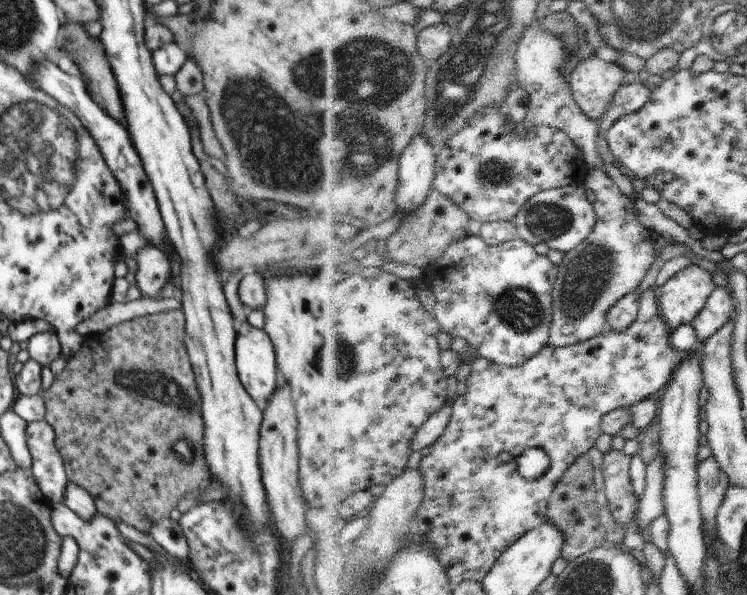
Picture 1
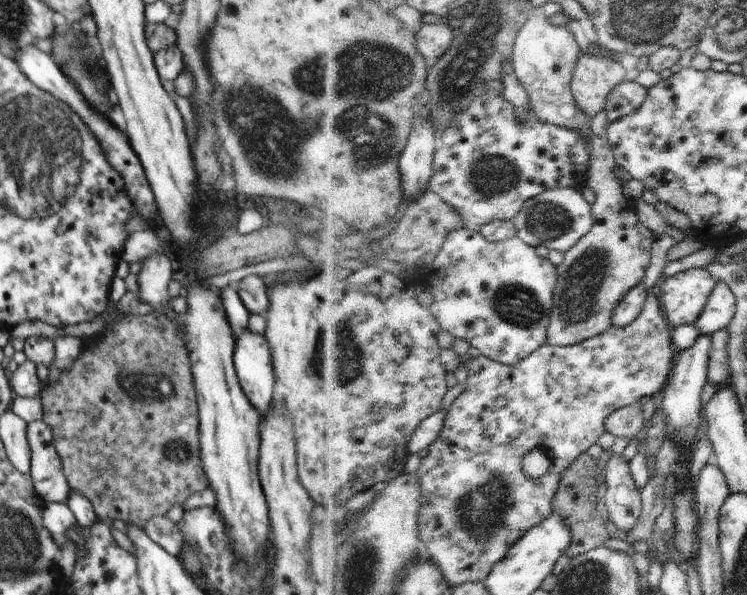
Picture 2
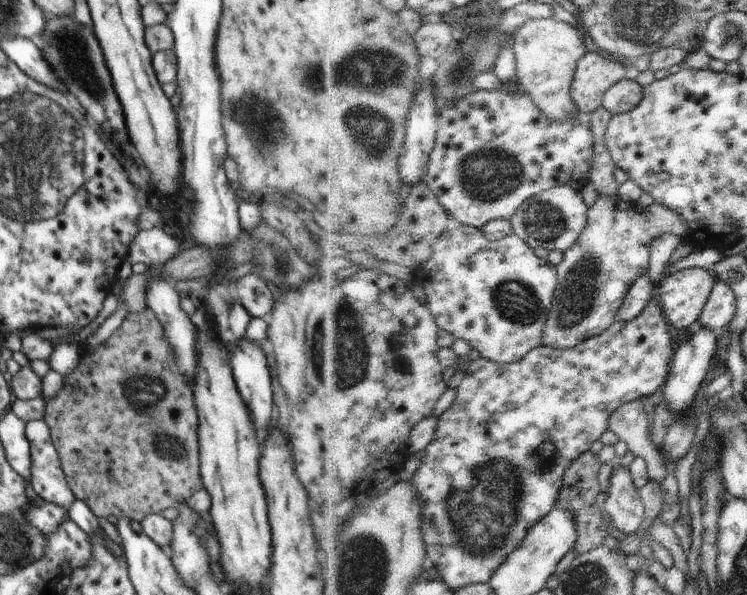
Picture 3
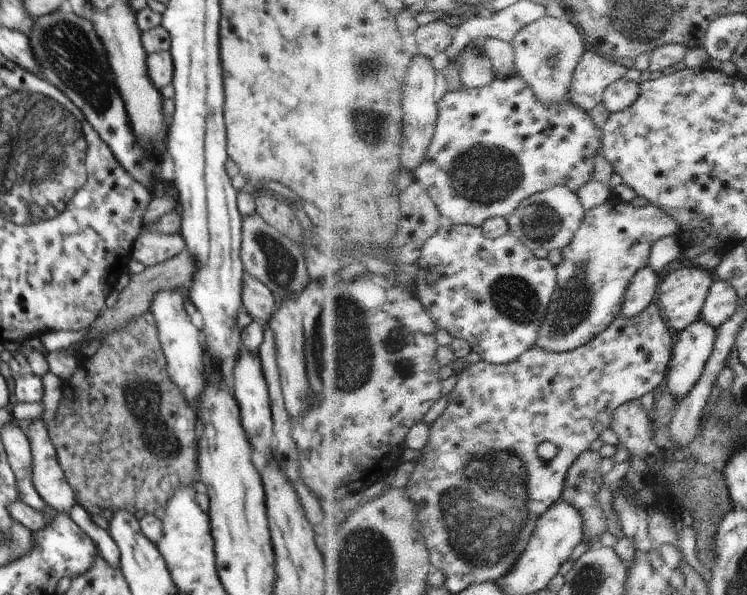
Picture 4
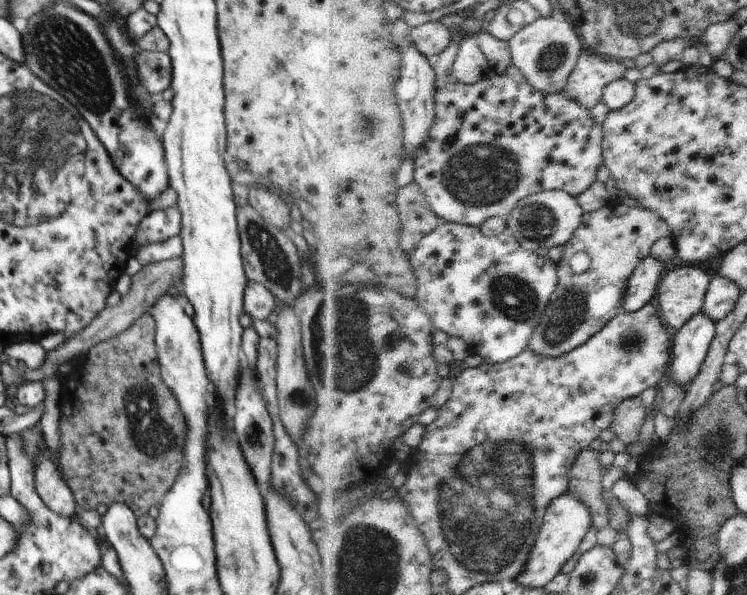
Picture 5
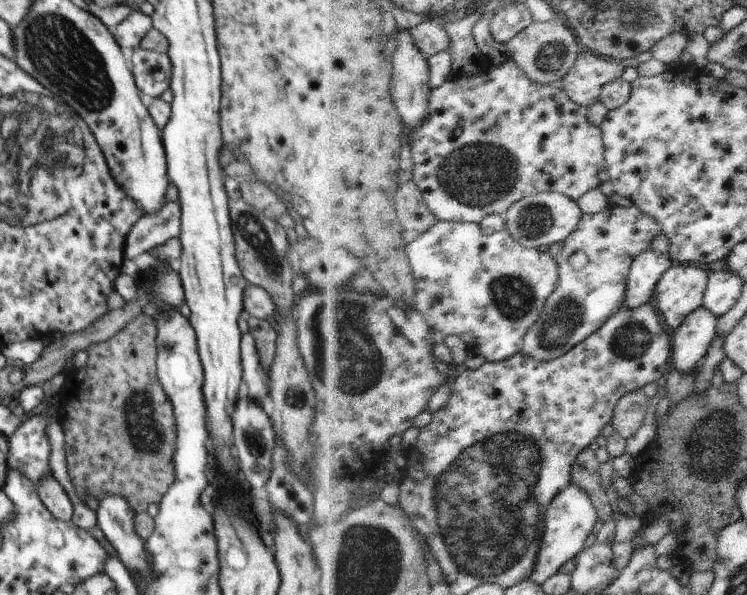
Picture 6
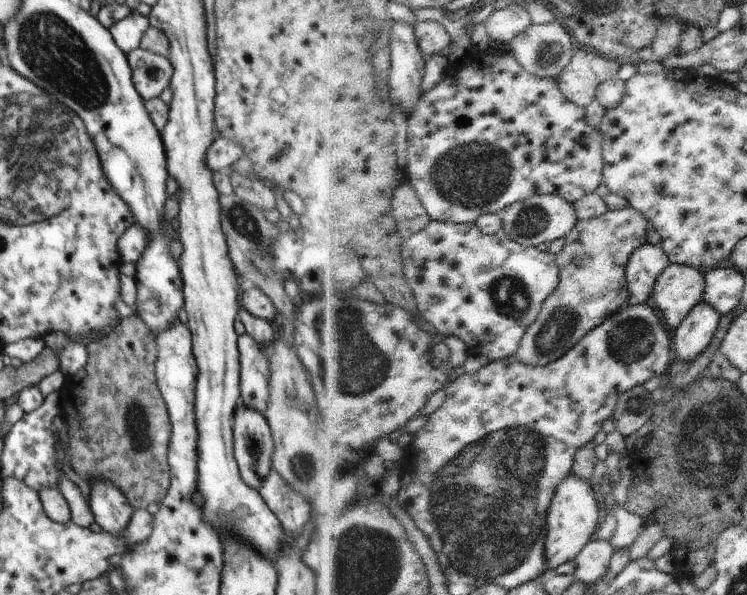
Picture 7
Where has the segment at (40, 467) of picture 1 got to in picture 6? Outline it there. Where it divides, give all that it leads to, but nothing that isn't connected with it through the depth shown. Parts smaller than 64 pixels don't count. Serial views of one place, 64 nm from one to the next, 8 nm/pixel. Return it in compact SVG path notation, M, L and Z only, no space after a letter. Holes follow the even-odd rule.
M44 476L42 482L36 485L42 504L46 506L46 509L60 521L71 521L73 515L73 507L68 494L64 491L64 488L50 476Z

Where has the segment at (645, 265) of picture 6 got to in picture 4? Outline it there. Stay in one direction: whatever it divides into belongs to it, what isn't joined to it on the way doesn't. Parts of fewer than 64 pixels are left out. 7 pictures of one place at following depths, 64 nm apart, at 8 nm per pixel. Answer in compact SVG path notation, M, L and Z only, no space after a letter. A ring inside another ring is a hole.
M646 266L636 274L635 281L632 282L631 289L628 290L627 302L621 316L635 318L644 313L654 303L656 293L660 286L659 273L650 266Z

